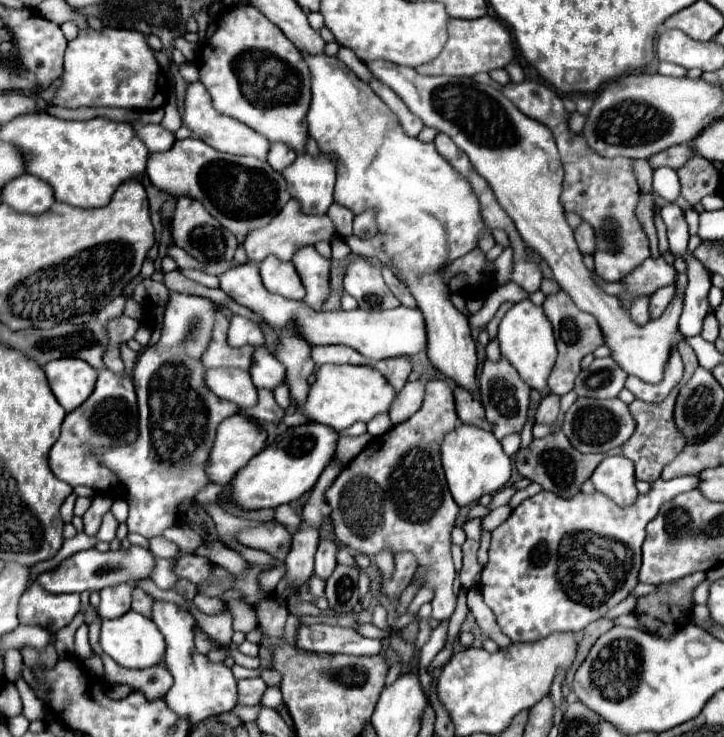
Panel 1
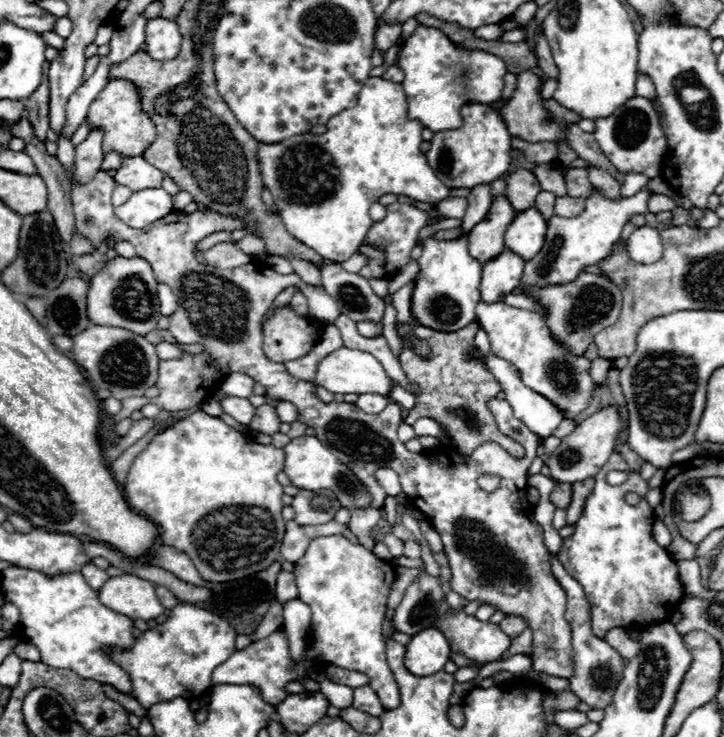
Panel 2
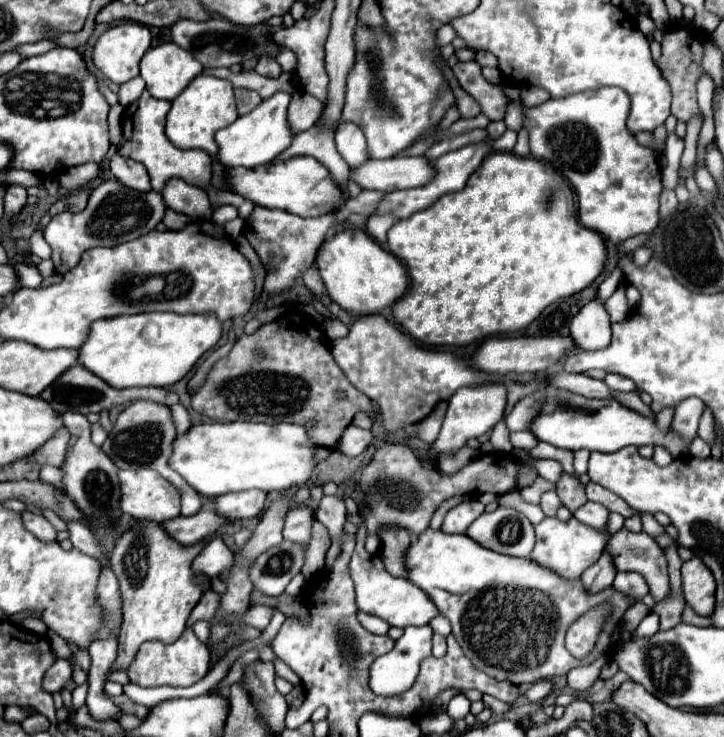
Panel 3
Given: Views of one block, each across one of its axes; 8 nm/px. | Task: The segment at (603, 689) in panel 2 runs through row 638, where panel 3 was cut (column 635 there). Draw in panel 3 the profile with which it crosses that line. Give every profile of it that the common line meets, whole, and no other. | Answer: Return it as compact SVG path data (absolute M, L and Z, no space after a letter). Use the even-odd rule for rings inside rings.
M618 572L612 586L614 586L614 590L622 592L624 596L628 596L628 598L632 598L636 602L642 600L648 594L648 584L636 572Z

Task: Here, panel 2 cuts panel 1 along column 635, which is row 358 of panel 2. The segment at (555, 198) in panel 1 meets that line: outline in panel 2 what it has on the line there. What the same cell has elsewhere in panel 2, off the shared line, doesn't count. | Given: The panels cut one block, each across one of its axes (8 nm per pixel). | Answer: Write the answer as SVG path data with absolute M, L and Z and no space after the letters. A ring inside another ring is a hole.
M340 348L330 352L326 358L320 360L314 376L314 384L326 388L332 394L364 394L364 392L378 392L388 394L392 388L390 376L384 372L382 364L368 352L352 350L352 348Z

